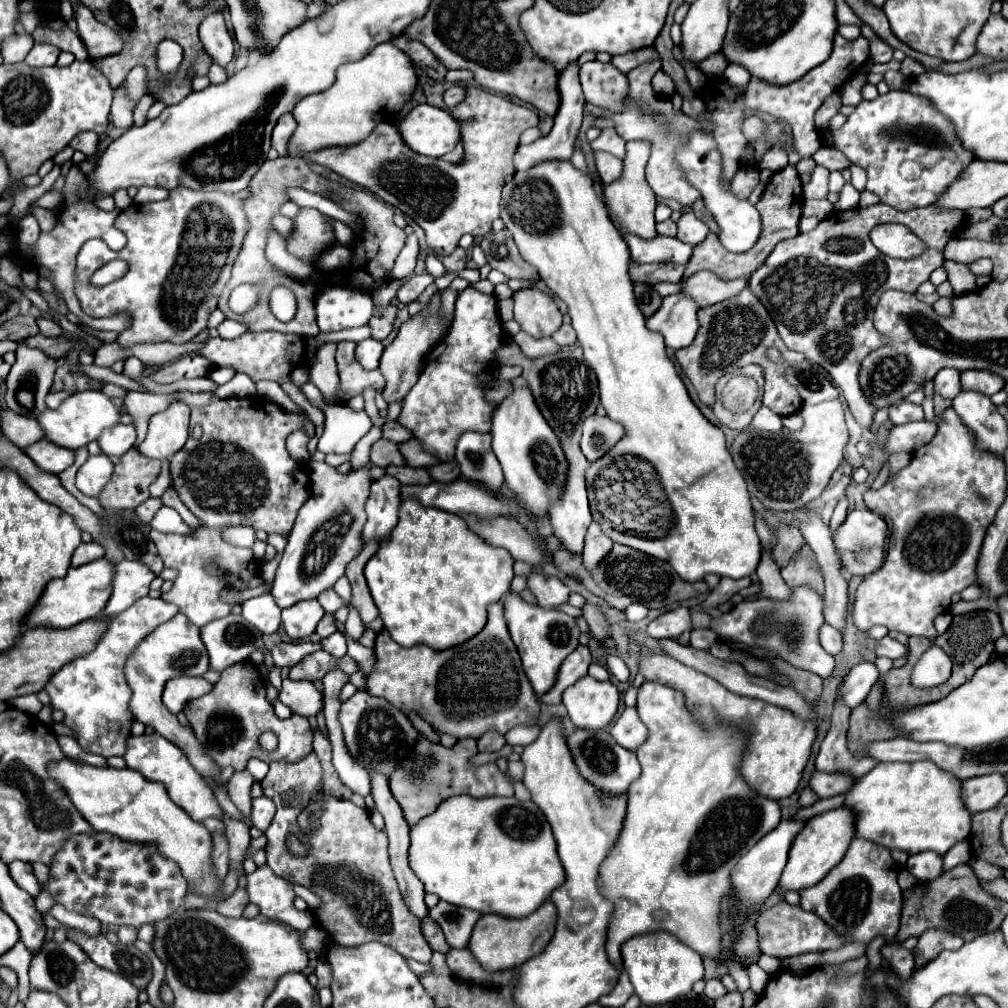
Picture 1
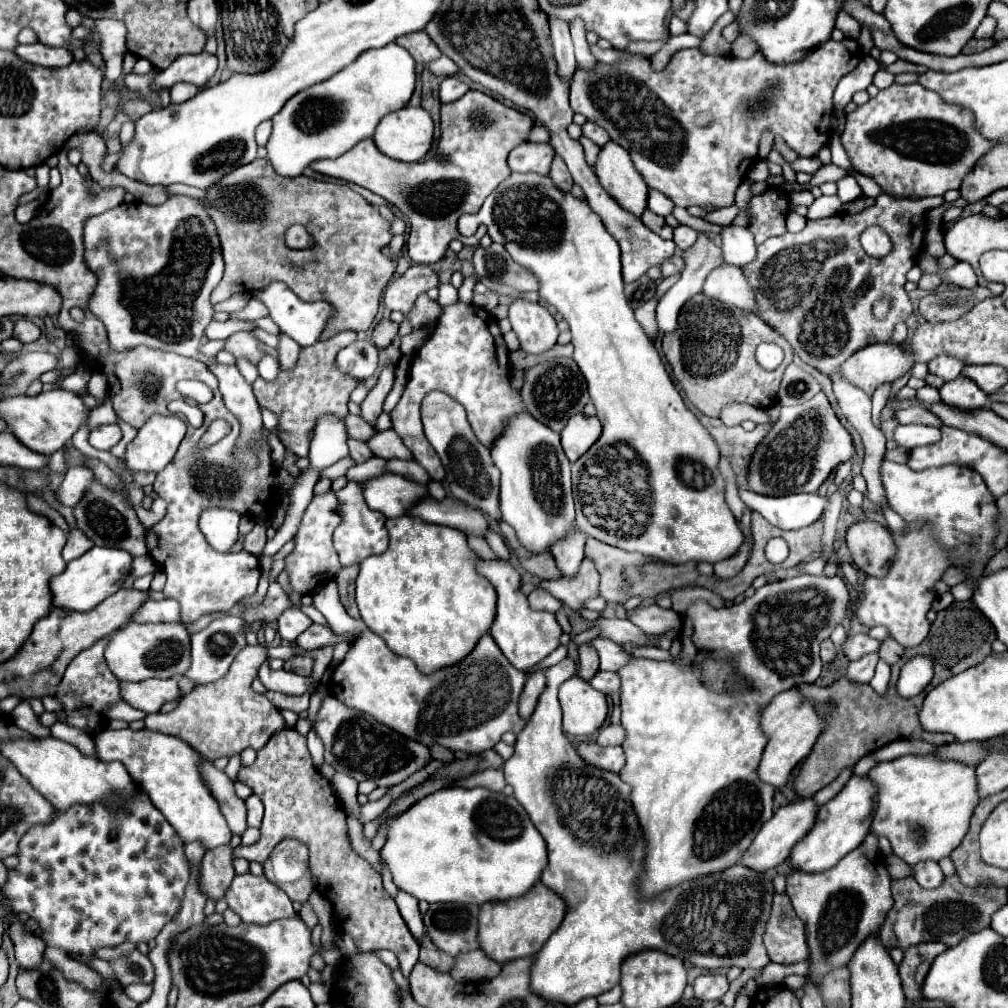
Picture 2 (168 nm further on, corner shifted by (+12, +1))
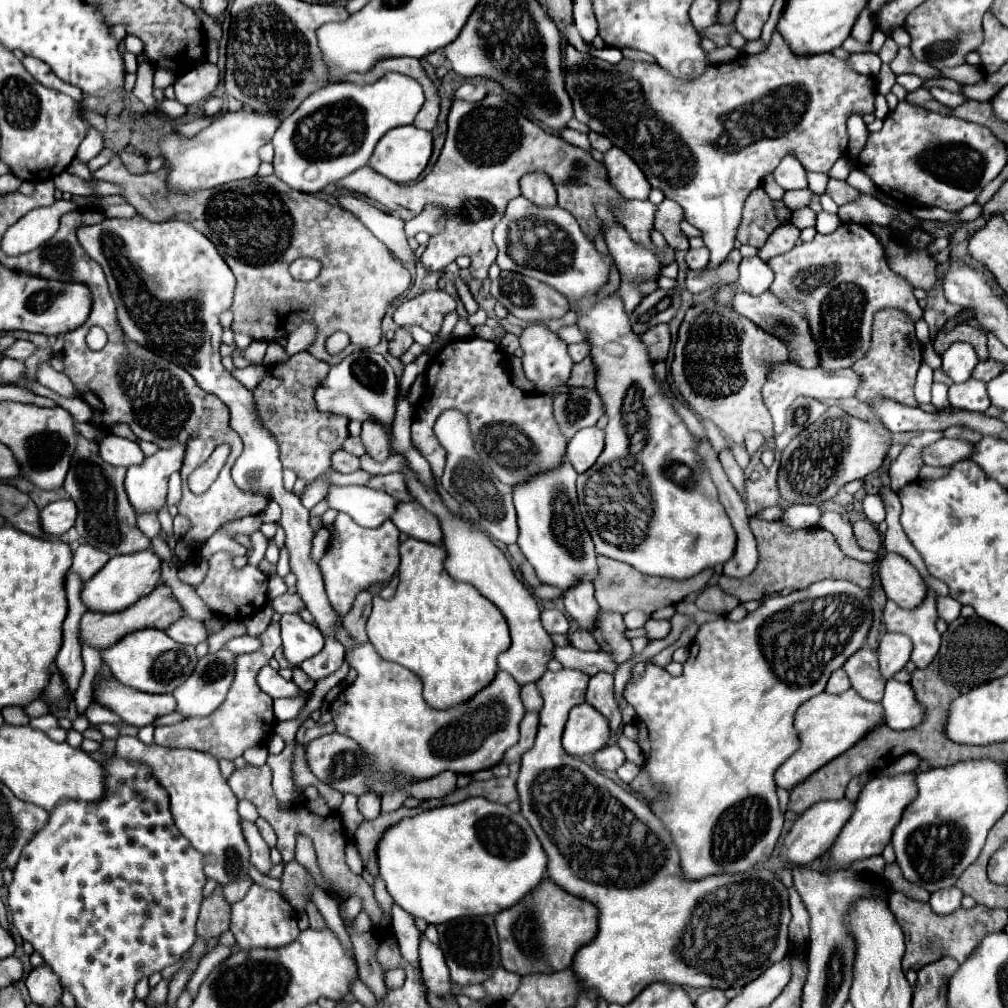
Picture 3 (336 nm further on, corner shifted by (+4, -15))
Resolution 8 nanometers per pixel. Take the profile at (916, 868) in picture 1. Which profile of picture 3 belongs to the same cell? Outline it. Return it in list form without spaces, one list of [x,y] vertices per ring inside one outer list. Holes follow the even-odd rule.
[[[952,886],[952,888],[948,888],[948,890],[940,890],[940,892],[934,892],[932,896],[930,896],[930,906],[932,906],[932,910],[936,912],[936,914],[950,914],[950,912],[954,912],[956,908],[960,908],[962,904],[962,892],[956,888],[956,886]]]

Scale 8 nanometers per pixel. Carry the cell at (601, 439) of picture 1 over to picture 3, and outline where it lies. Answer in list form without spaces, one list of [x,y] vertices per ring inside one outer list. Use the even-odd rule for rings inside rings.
[[[596,426],[584,428],[576,432],[576,436],[568,442],[566,458],[574,466],[574,470],[582,474],[596,462],[602,448],[604,448],[604,432]]]

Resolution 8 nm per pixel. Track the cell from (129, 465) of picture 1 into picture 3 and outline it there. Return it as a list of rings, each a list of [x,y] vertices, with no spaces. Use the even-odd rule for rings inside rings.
[[[179,472],[173,473],[168,482],[168,494],[166,497],[166,506],[177,505],[182,497],[182,485]]]

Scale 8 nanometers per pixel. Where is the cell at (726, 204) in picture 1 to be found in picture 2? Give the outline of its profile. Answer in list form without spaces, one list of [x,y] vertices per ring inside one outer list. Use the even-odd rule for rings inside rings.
[[[736,224],[722,226],[720,238],[722,238],[722,256],[726,264],[744,266],[756,258],[756,244],[752,232],[748,232],[748,226]]]

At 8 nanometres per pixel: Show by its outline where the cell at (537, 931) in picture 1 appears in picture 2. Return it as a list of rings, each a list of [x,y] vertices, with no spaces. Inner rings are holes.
[[[536,882],[522,898],[508,902],[488,902],[480,908],[478,944],[482,952],[496,960],[498,964],[534,956],[534,952],[538,952],[542,944],[550,938],[550,934],[560,926],[564,910],[566,910],[564,900],[556,896],[552,890],[544,888],[540,882]]]

